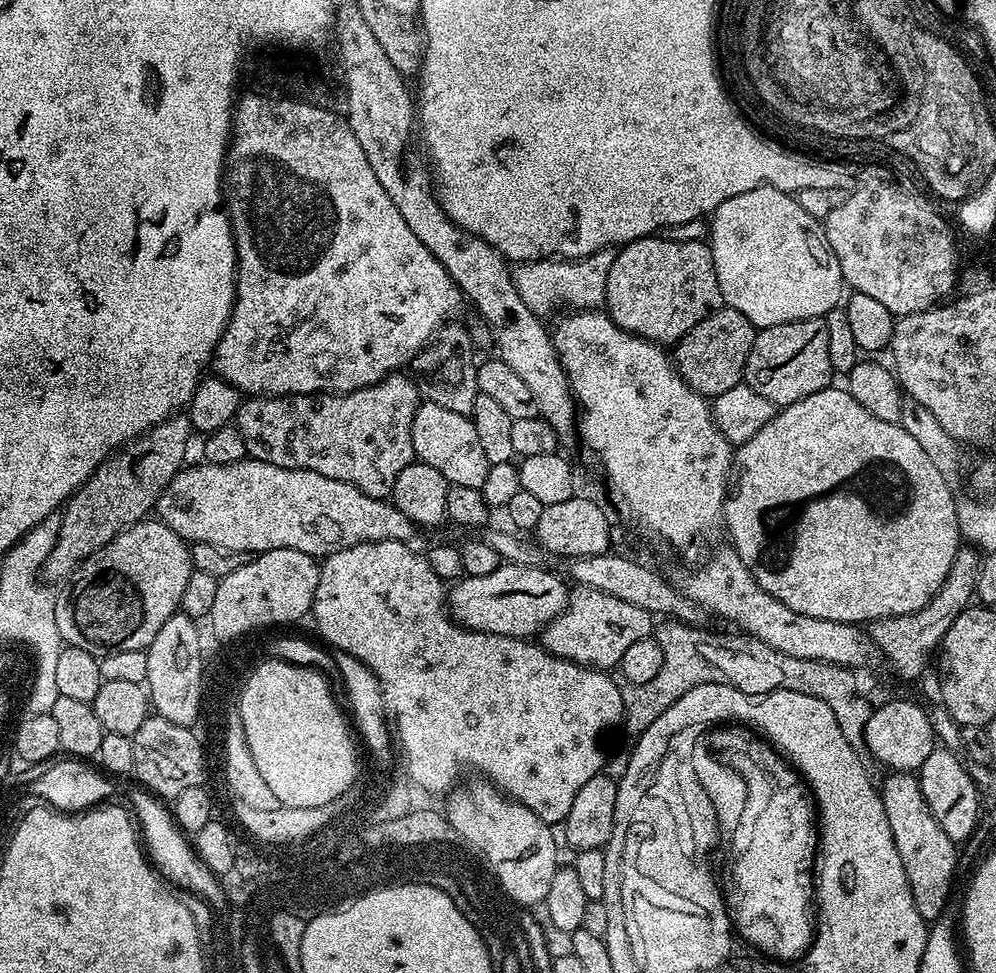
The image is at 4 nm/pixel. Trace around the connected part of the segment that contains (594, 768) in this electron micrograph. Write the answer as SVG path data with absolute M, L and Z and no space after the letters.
M375 540L362 542L358 546L350 546L346 550L338 550L334 554L323 557L320 564L318 590L314 596L311 619L316 619L316 628L324 635L323 643L338 651L345 651L360 659L376 676L383 692L384 703L394 722L394 732L400 735L400 744L404 747L402 762L409 767L409 774L420 776L422 782L450 782L461 768L462 763L473 765L476 773L499 780L504 791L515 793L516 803L524 804L531 812L538 814L549 826L559 825L567 820L570 806L574 806L574 798L578 798L578 790L590 782L590 778L601 775L604 764L604 748L600 739L604 732L611 728L619 729L624 722L624 703L620 693L620 684L612 681L607 671L598 668L583 668L580 664L550 654L539 643L519 636L499 636L489 632L475 632L472 628L456 623L446 611L446 584L439 574L432 569L427 555L412 549L411 543L403 544L397 540Z

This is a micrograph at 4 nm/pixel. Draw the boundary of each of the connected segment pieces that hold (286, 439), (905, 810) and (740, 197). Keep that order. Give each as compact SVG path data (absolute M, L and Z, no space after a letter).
M393 374L362 390L339 394L311 396L254 396L245 399L236 412L235 427L239 428L248 456L283 468L314 470L326 478L346 482L376 500L391 497L394 482L408 464L413 463L416 450L412 445L412 423L422 403L422 392L404 377Z
M892 772L882 783L880 794L886 819L890 821L890 834L894 834L894 846L898 846L898 858L906 866L906 878L910 882L910 894L914 894L914 906L926 921L934 921L949 907L948 895L952 892L952 879L956 876L957 841L946 838L942 826L930 814L926 798L922 798L920 781L910 772Z
M762 187L726 198L726 202L719 204L710 216L710 247L721 301L746 314L748 321L758 330L795 320L823 318L841 303L840 291L845 291L846 285L838 258L834 258L834 250L830 250L824 225L810 218L810 214L798 206L795 195Z

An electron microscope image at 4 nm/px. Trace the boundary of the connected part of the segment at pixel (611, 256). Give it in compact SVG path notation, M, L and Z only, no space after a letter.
M603 248L589 256L577 260L534 260L531 264L520 264L515 269L516 289L537 316L547 317L547 312L565 304L568 310L596 310L604 304L607 279L610 268L614 266L616 252L612 248Z

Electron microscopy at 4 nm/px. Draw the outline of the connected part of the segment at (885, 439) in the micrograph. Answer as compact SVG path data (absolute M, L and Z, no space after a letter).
M829 386L818 390L818 394L806 394L793 404L785 404L775 416L750 438L750 442L739 445L734 452L734 483L731 485L728 499L724 502L724 523L726 536L732 539L731 547L746 562L750 574L766 590L766 594L774 594L778 602L786 602L790 610L798 614L806 614L810 618L826 618L830 622L846 622L861 626L871 625L887 616L908 616L911 612L922 610L930 598L940 592L946 582L946 574L950 574L950 566L954 566L954 558L962 546L958 514L956 513L957 497L952 496L953 485L946 482L942 470L930 462L926 450L918 446L918 438L914 434L906 434L900 423L882 422L882 418L874 418L858 398L848 393L847 387Z

